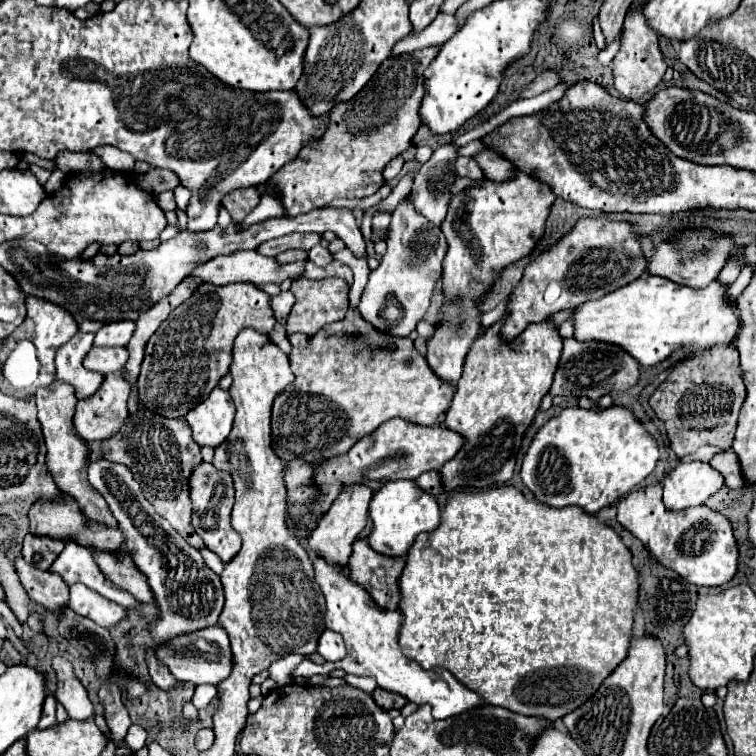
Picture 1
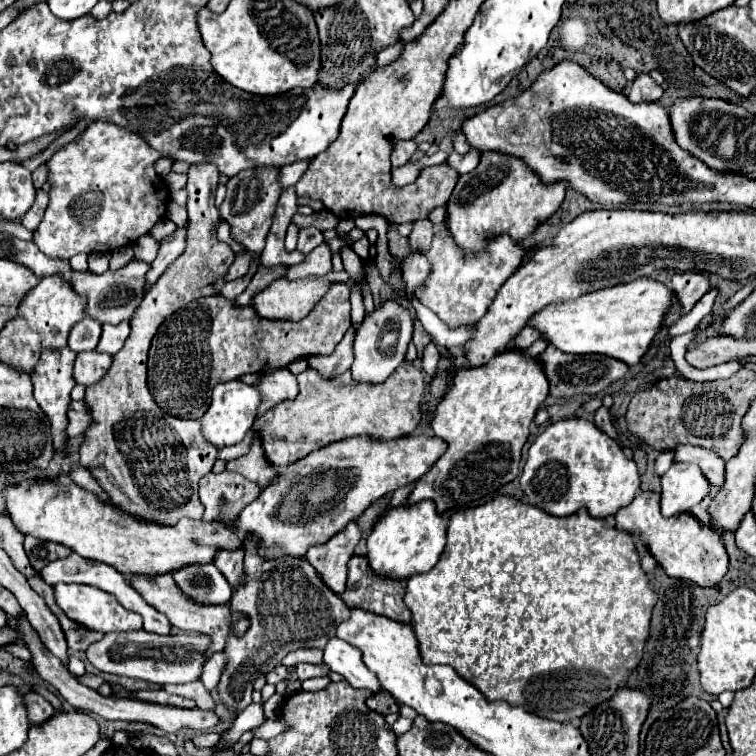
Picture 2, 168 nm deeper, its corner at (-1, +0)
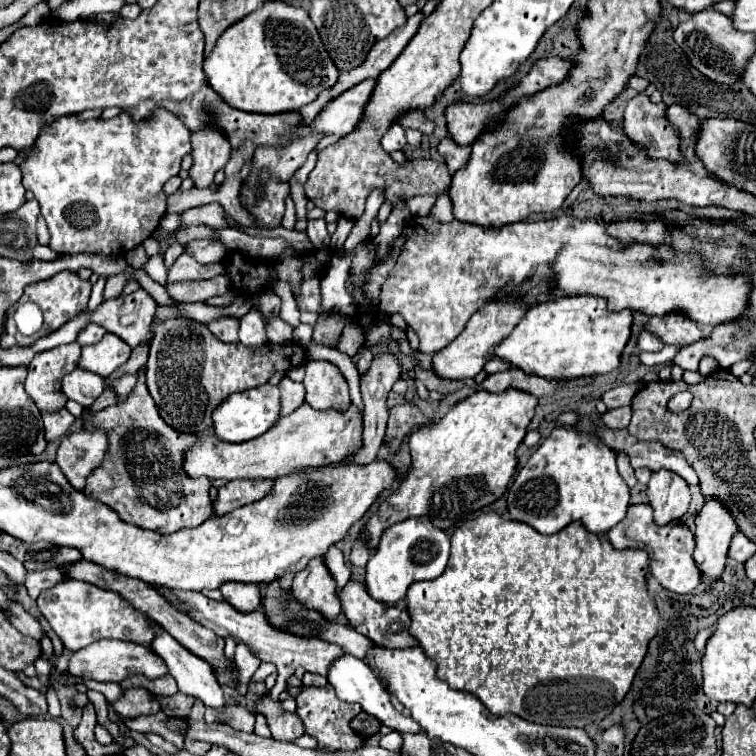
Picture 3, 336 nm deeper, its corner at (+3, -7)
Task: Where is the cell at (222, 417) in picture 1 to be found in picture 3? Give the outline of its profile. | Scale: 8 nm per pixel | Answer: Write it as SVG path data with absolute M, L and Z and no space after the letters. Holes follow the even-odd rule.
M267 383L261 387L233 393L227 399L223 399L219 407L215 407L213 411L213 433L217 439L229 443L241 443L263 435L277 419L279 419L279 389Z

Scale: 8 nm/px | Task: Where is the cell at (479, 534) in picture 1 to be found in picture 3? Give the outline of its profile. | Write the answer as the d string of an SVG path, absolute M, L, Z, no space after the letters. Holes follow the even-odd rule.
M489 511L455 529L455 533L451 535L451 557L447 569L439 579L419 581L409 587L407 591L407 609L411 615L409 633L419 641L425 655L437 663L439 679L447 681L451 689L473 693L491 713L495 715L513 713L539 725L585 727L593 721L601 721L603 717L607 717L613 711L613 707L627 695L633 677L647 653L647 645L658 631L660 616L655 603L647 595L645 585L647 567L649 567L647 551L643 549L619 551L609 543L607 535L589 533L581 523L571 523L555 535L541 535L539 531L535 531L525 523L507 521L501 515ZM535 685L543 685L543 693L529 693Z

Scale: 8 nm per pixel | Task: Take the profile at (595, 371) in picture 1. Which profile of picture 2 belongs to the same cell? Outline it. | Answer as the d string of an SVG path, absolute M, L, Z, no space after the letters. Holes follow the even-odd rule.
M547 346L547 350L537 356L537 360L543 366L543 372L551 386L551 396L555 398L603 392L611 382L623 378L627 372L627 366L619 360L611 360L607 356L567 356L565 352L555 352L551 346Z

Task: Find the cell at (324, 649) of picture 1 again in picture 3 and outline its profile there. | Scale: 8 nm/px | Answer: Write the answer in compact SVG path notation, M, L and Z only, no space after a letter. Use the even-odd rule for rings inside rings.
M351 654L335 660L328 671L327 679L329 684L335 689L337 697L347 703L359 703L363 707L363 711L367 711L369 715L377 717L383 725L395 729L395 731L405 731L405 733L415 733L419 731L419 723L415 723L411 717L405 717L401 713L397 713L391 705L390 695L382 685L381 681L375 675L371 667L365 665L362 660L356 658Z

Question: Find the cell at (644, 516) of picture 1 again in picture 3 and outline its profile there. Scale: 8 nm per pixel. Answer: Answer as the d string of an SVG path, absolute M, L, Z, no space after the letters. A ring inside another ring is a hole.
M639 503L639 505L629 505L627 517L617 523L609 533L607 533L611 545L615 549L627 549L627 547L639 547L645 549L651 557L651 567L653 567L653 577L667 589L673 593L693 593L699 583L701 577L699 575L699 567L695 567L695 559L693 559L693 549L695 549L695 535L689 531L689 527L685 527L683 523L669 523L669 525L655 525L653 521L653 511L647 503Z

